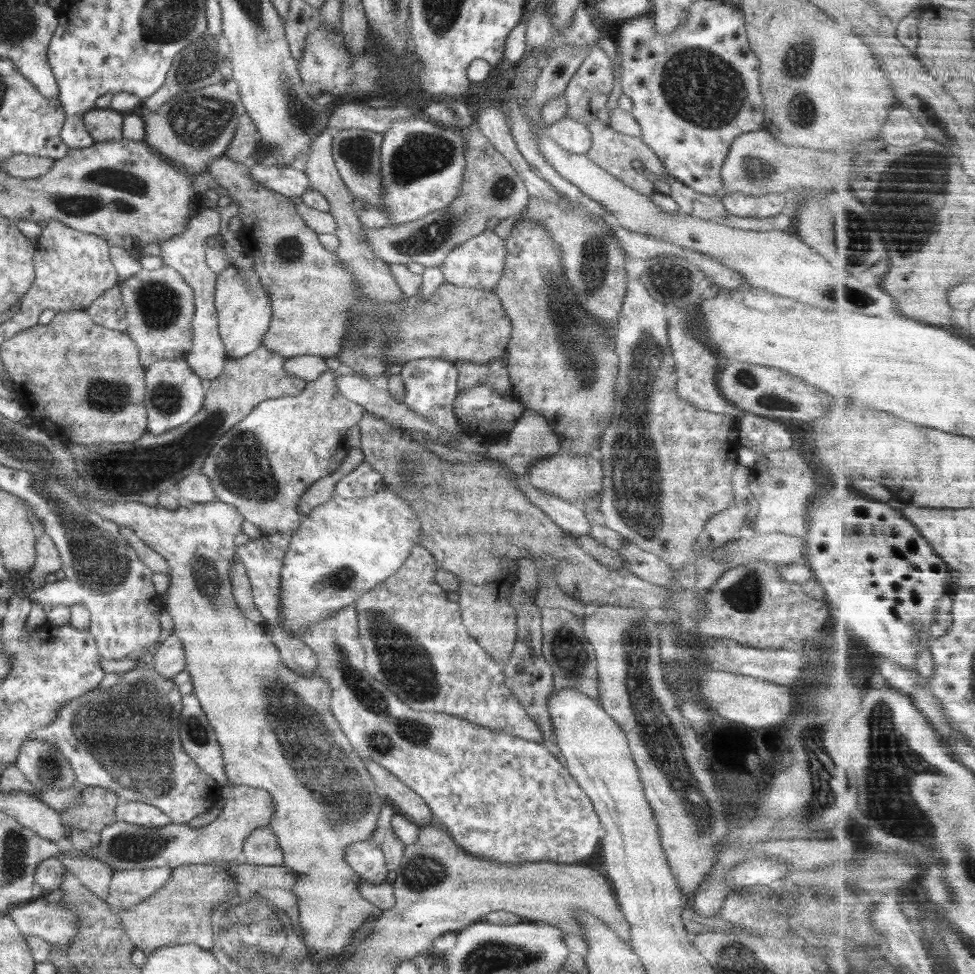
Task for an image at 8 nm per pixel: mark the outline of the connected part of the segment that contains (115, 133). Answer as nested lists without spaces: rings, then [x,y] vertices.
[[[110,108],[86,112],[83,122],[88,135],[96,143],[123,139],[123,116]]]

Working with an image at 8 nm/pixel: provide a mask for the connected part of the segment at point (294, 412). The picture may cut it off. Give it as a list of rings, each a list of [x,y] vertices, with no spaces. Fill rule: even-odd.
[[[328,370],[318,379],[312,382],[307,382],[306,386],[302,389],[302,392],[298,396],[281,396],[274,397],[273,399],[263,400],[260,404],[257,404],[248,416],[241,420],[238,424],[235,424],[226,434],[223,434],[216,441],[216,444],[211,448],[208,456],[204,459],[204,464],[200,471],[202,471],[210,480],[214,489],[214,494],[218,501],[231,504],[248,522],[255,524],[263,535],[268,535],[276,532],[286,532],[292,534],[299,526],[306,514],[298,512],[297,506],[304,491],[317,480],[328,476],[331,472],[334,472],[342,461],[349,453],[351,446],[348,444],[349,430],[360,422],[363,415],[363,407],[351,400],[348,400],[338,390],[335,379],[338,375],[336,371]]]

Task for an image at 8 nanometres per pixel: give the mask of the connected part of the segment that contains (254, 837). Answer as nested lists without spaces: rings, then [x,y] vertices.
[[[270,827],[255,828],[242,846],[245,862],[262,866],[280,866],[284,856],[276,835]]]

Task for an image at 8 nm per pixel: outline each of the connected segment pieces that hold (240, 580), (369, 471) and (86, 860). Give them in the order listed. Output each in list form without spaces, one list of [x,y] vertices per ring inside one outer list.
[[[238,557],[235,558],[231,566],[230,578],[232,578],[233,598],[244,616],[253,620],[256,624],[267,623],[262,614],[256,609],[256,605],[254,605],[251,583],[246,575],[246,569]]]
[[[362,461],[350,474],[343,476],[335,486],[335,494],[346,498],[366,498],[376,494],[383,486],[383,478],[366,461]]]
[[[62,856],[59,859],[67,872],[76,876],[91,893],[103,901],[107,899],[113,875],[111,867],[91,857]]]

